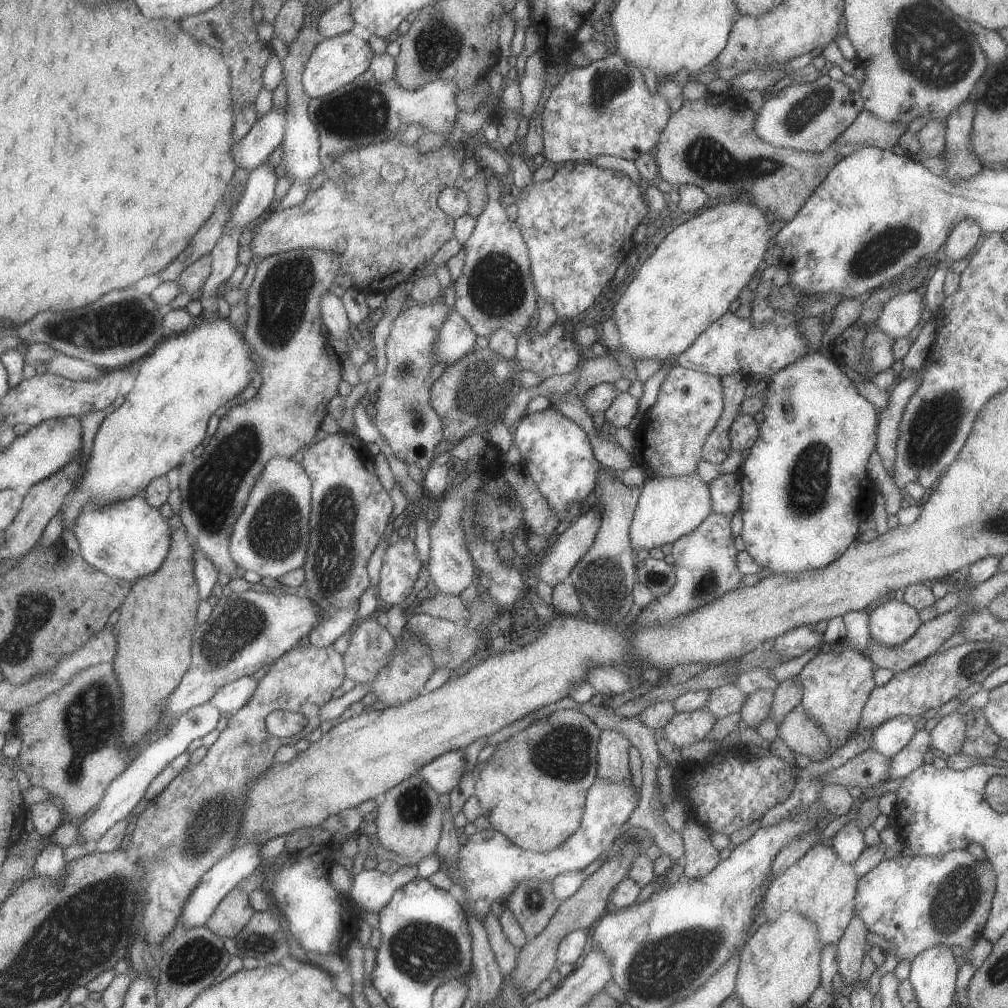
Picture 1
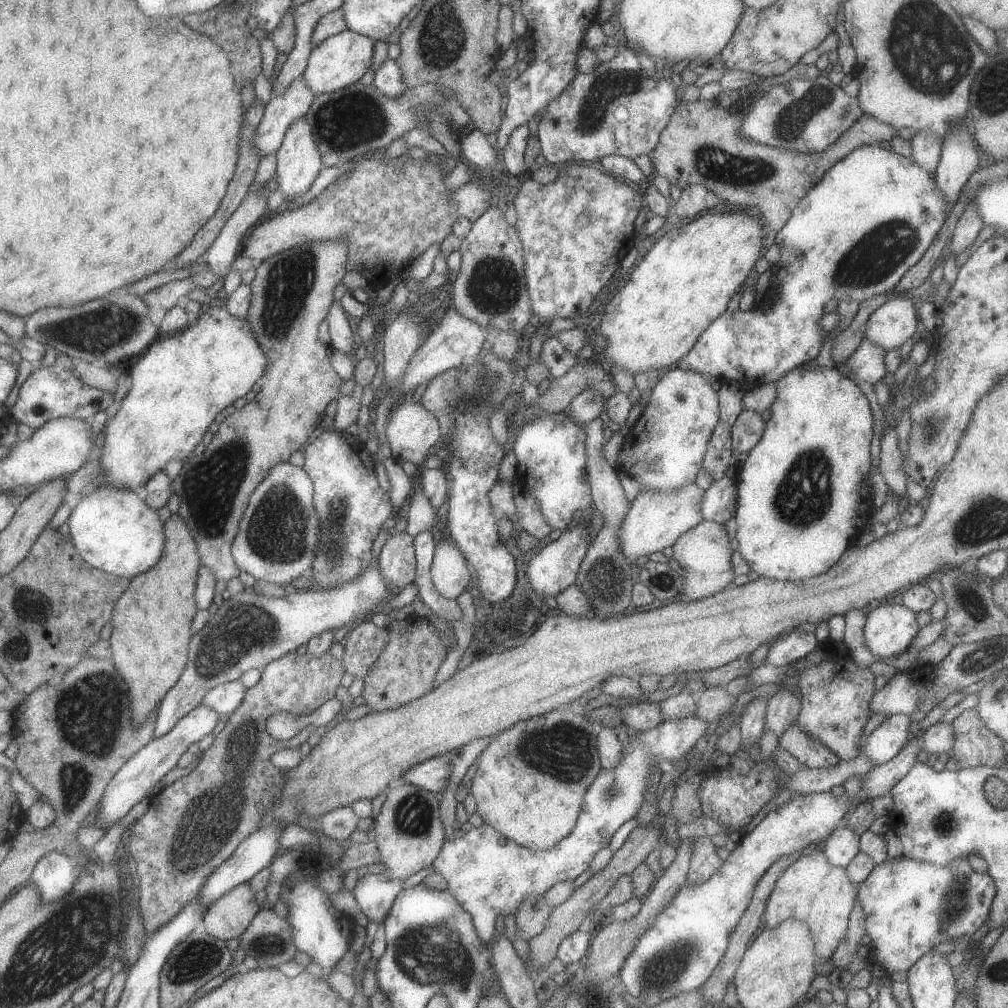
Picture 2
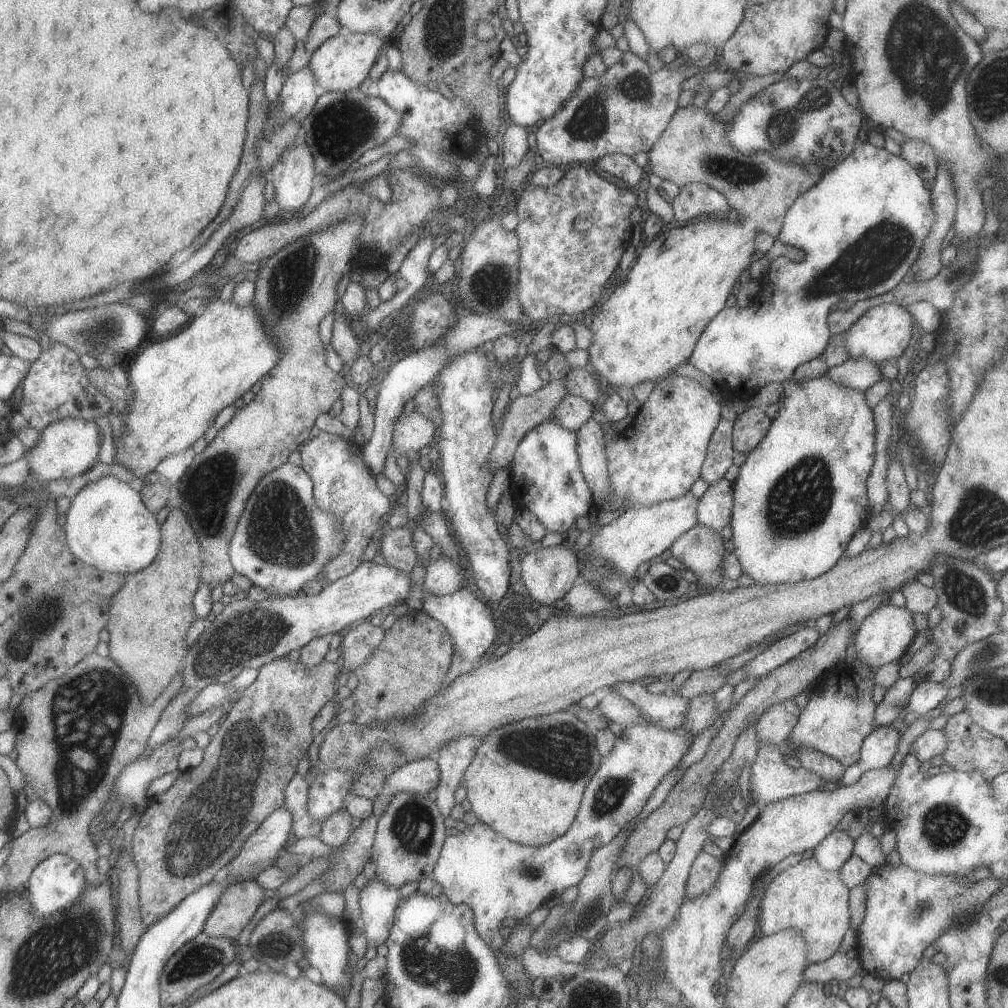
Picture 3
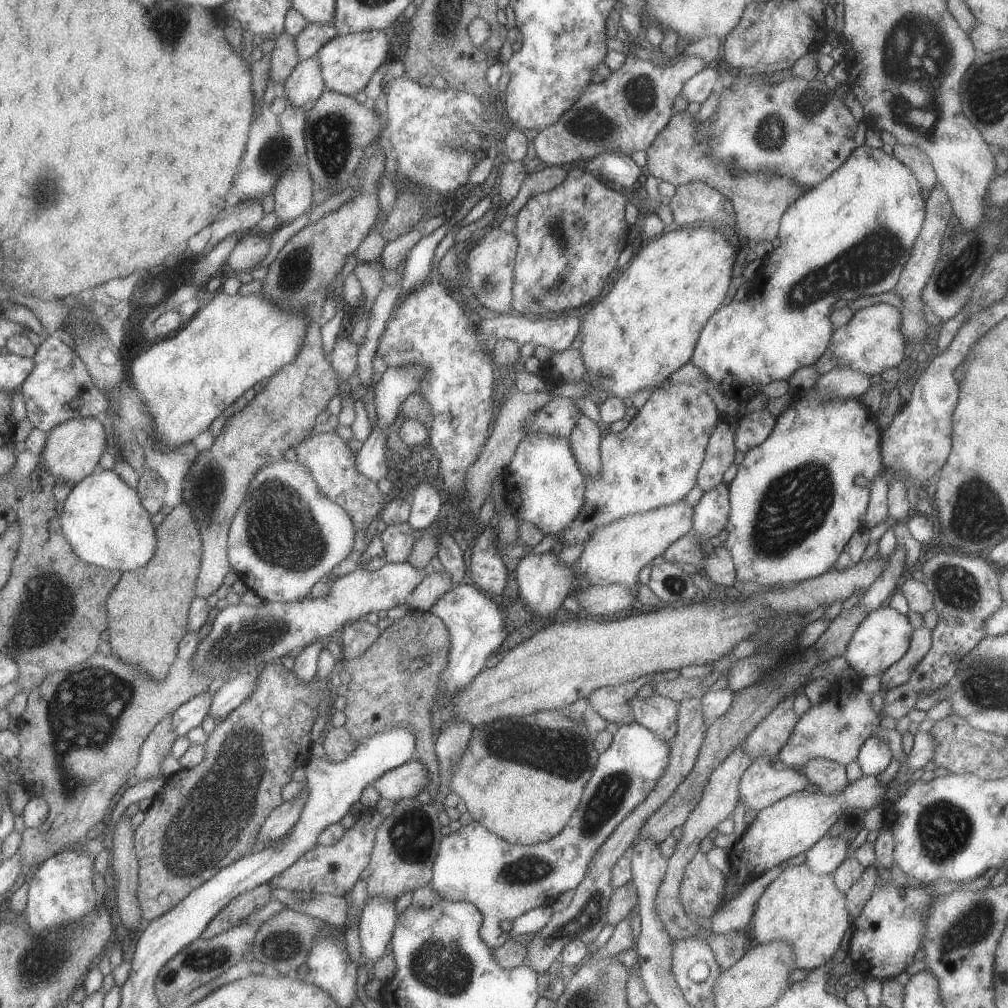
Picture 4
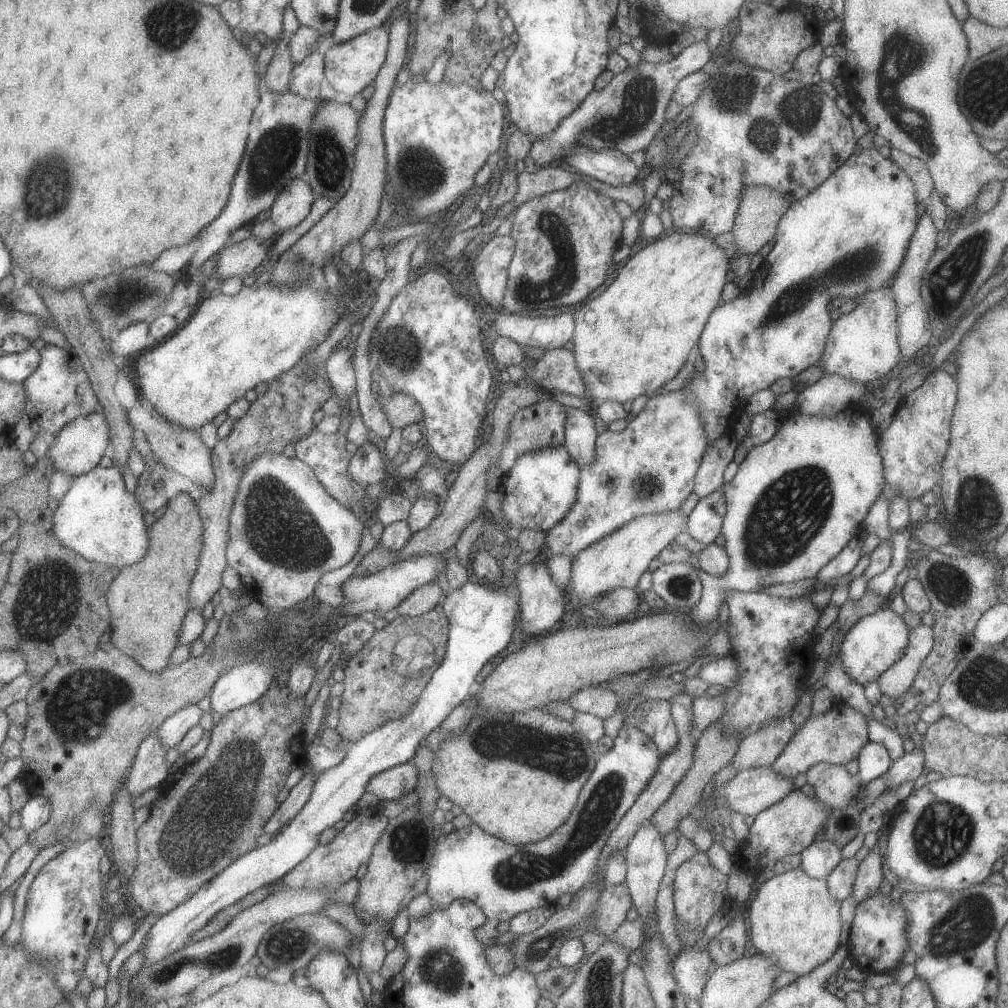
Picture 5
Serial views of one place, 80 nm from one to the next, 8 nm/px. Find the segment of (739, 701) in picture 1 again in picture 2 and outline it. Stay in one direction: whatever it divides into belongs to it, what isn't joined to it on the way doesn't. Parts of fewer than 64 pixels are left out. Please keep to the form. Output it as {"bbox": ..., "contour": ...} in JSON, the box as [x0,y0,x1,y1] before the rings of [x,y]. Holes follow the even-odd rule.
{"bbox":[696,686,737,724],"contour":[[[725,686],[708,687],[698,694],[696,715],[710,724],[734,710],[736,701],[737,696],[730,694]]]}

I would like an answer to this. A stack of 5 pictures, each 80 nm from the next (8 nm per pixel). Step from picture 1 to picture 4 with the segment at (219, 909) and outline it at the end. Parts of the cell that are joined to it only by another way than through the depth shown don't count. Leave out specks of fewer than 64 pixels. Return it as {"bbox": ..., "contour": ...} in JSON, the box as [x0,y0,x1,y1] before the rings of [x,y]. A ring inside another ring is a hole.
{"bbox":[201,883,273,939],"contour":[[[262,883],[253,889],[238,894],[217,912],[201,937],[209,939],[236,928],[242,921],[245,921],[255,911],[261,909],[273,899],[271,889],[268,883]]]}

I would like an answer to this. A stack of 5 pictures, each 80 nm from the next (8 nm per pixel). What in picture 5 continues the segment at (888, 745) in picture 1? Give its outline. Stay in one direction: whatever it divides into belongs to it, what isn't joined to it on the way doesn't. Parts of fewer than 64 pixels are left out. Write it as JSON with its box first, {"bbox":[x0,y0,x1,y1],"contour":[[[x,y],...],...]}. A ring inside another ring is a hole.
{"bbox":[857,741,893,784],"contour":[[[868,741],[857,758],[859,760],[858,777],[864,784],[878,778],[892,766],[893,760],[882,743]]]}

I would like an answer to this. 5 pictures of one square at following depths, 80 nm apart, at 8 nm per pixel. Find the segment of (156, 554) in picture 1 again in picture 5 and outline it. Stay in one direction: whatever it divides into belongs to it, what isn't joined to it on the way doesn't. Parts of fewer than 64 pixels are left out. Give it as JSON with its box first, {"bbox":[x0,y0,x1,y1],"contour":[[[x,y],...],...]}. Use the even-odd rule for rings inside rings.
{"bbox":[55,466,151,569],"contour":[[[99,466],[78,477],[72,490],[63,498],[55,512],[55,531],[66,546],[77,550],[87,559],[123,569],[142,562],[150,554],[151,527],[146,522],[146,512],[136,492],[132,493],[132,489],[126,486],[120,467]]]}

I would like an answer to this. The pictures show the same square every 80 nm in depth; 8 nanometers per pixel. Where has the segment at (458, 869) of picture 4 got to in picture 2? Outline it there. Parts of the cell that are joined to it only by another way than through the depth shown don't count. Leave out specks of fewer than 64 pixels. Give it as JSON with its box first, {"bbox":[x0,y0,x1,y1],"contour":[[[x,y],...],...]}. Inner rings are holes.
{"bbox":[432,715,709,946],"contour":[[[694,715],[693,717],[662,721],[656,728],[649,731],[636,731],[637,733],[630,737],[629,746],[627,748],[623,747],[621,763],[611,771],[602,768],[594,782],[588,787],[574,830],[552,848],[545,851],[533,851],[516,844],[516,842],[506,838],[488,824],[473,827],[462,838],[446,840],[432,865],[435,872],[446,880],[449,886],[448,890],[458,899],[462,908],[470,913],[481,942],[486,946],[492,946],[496,932],[496,917],[500,914],[504,917],[510,913],[515,914],[525,896],[529,894],[544,895],[557,882],[563,880],[574,881],[582,872],[589,870],[596,853],[609,846],[610,839],[616,830],[624,822],[635,818],[635,814],[643,805],[648,777],[653,768],[658,765],[665,770],[670,767],[670,761],[682,759],[695,746],[696,742],[706,734],[709,725],[704,719]]]}

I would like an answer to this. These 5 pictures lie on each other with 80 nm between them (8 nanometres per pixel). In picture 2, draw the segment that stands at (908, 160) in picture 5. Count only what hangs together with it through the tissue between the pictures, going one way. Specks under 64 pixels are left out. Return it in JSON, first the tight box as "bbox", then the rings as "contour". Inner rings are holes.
{"bbox":[910,129,943,176],"contour":[[[930,129],[918,131],[911,139],[913,153],[910,158],[916,161],[920,166],[922,166],[922,168],[924,168],[924,170],[927,170],[931,176],[933,176],[937,169],[937,164],[941,159],[942,143],[943,142]]]}

